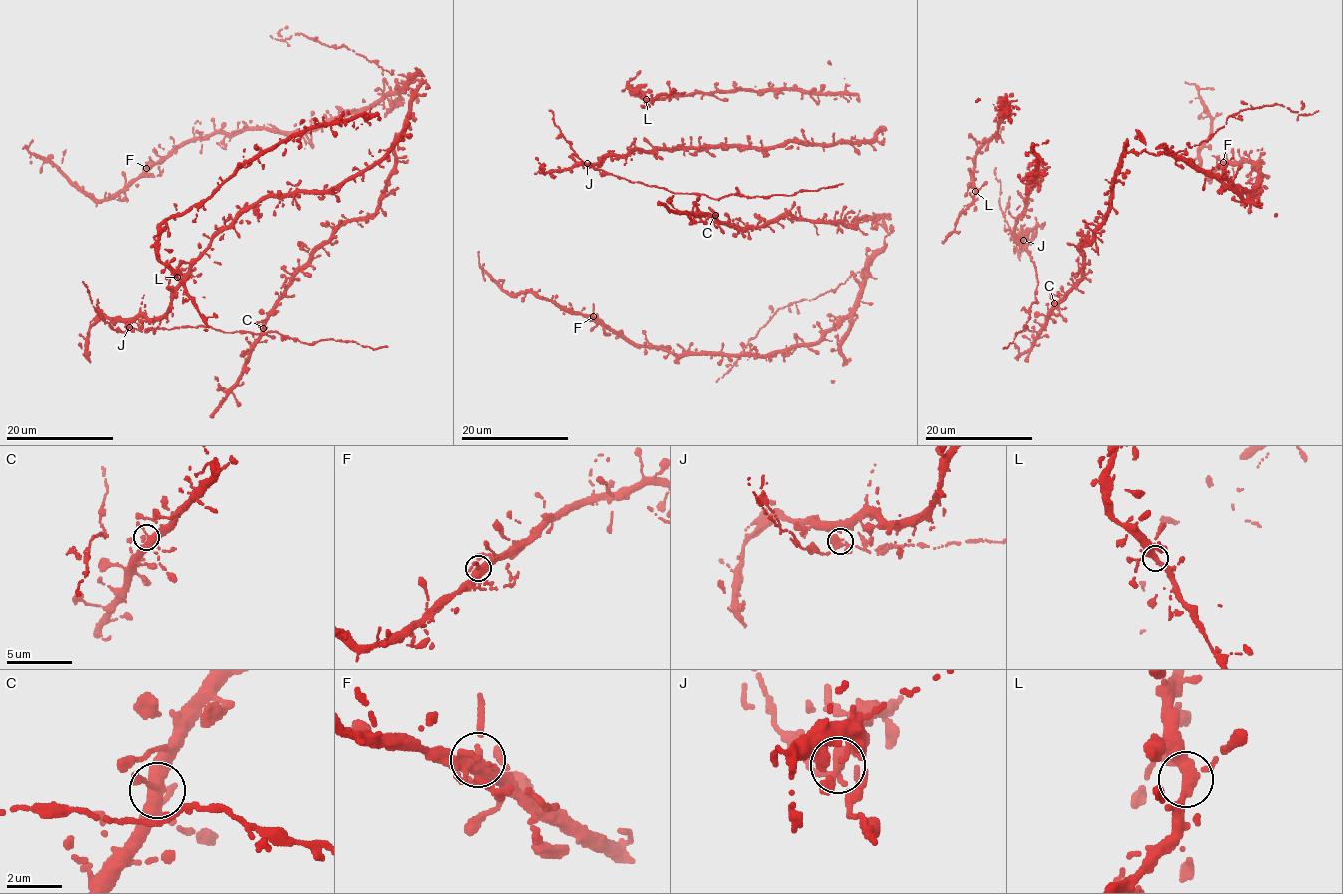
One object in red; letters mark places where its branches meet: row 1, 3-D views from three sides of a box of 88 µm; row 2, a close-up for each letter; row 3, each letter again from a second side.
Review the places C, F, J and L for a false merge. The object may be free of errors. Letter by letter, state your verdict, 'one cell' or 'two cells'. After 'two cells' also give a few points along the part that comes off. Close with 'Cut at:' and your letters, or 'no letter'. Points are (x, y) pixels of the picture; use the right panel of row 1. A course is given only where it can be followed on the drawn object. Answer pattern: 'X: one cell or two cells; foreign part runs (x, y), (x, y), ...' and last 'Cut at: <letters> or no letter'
C: one cell
F: one cell
J: one cell
L: one cell
Cut at: no letter

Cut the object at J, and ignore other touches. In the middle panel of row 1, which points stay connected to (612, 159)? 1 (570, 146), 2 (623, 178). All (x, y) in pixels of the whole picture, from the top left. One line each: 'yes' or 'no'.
1: no
2: no

